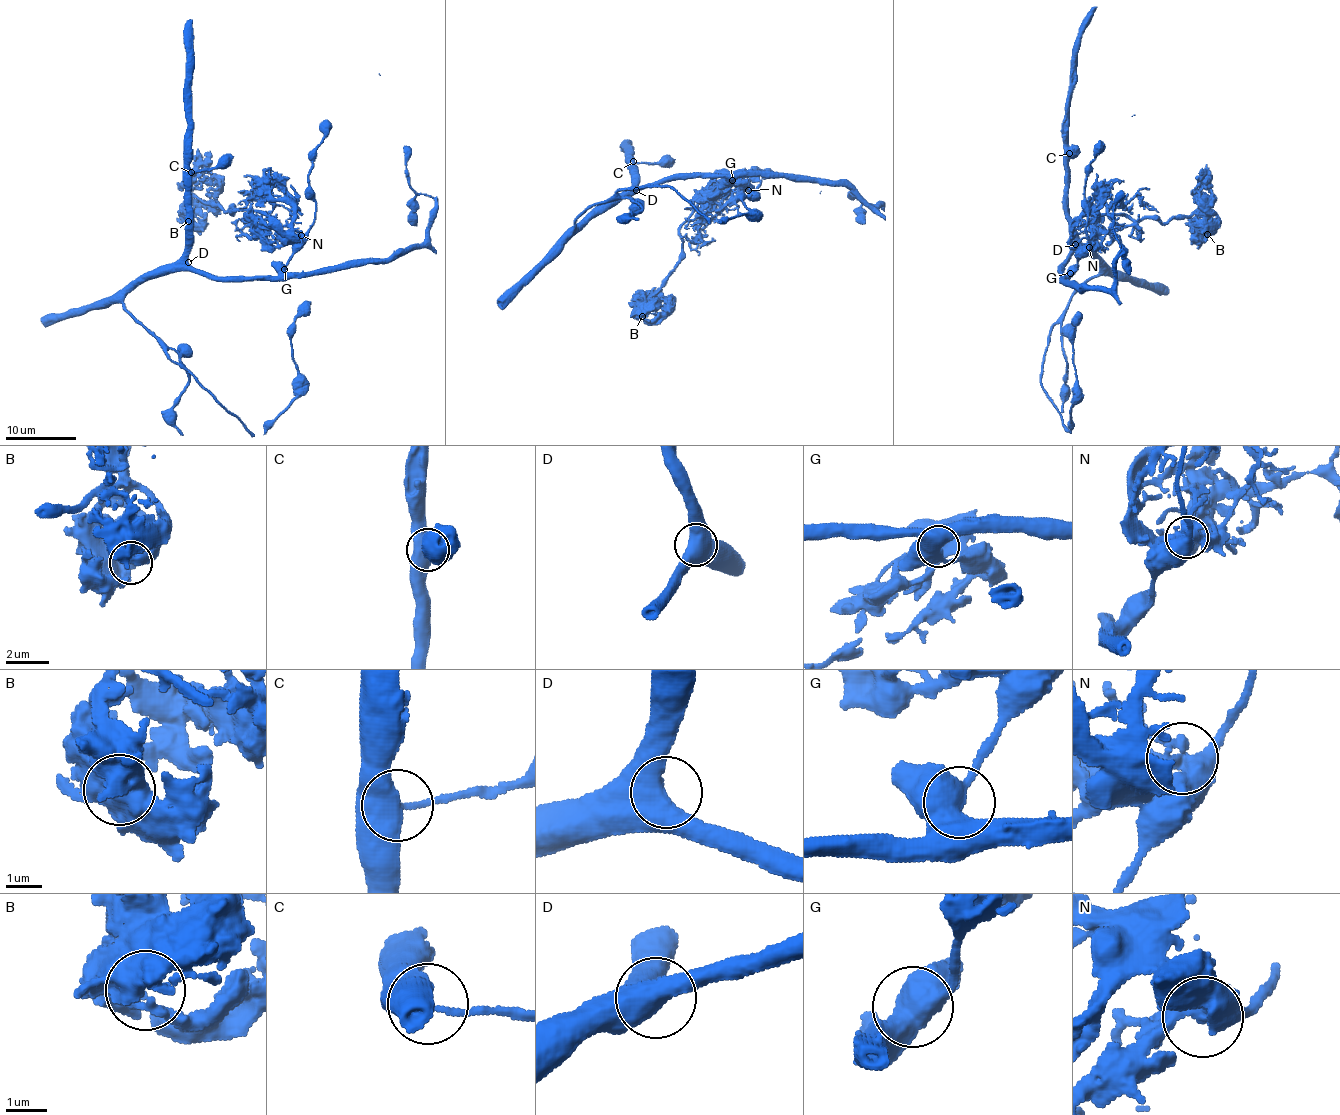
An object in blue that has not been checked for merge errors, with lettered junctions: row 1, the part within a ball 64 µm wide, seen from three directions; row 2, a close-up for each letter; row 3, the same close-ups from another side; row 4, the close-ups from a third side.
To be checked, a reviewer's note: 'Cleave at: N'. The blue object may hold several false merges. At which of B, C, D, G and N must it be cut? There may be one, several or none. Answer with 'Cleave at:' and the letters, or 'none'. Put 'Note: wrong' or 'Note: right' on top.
Note: right
Cleave at: N

